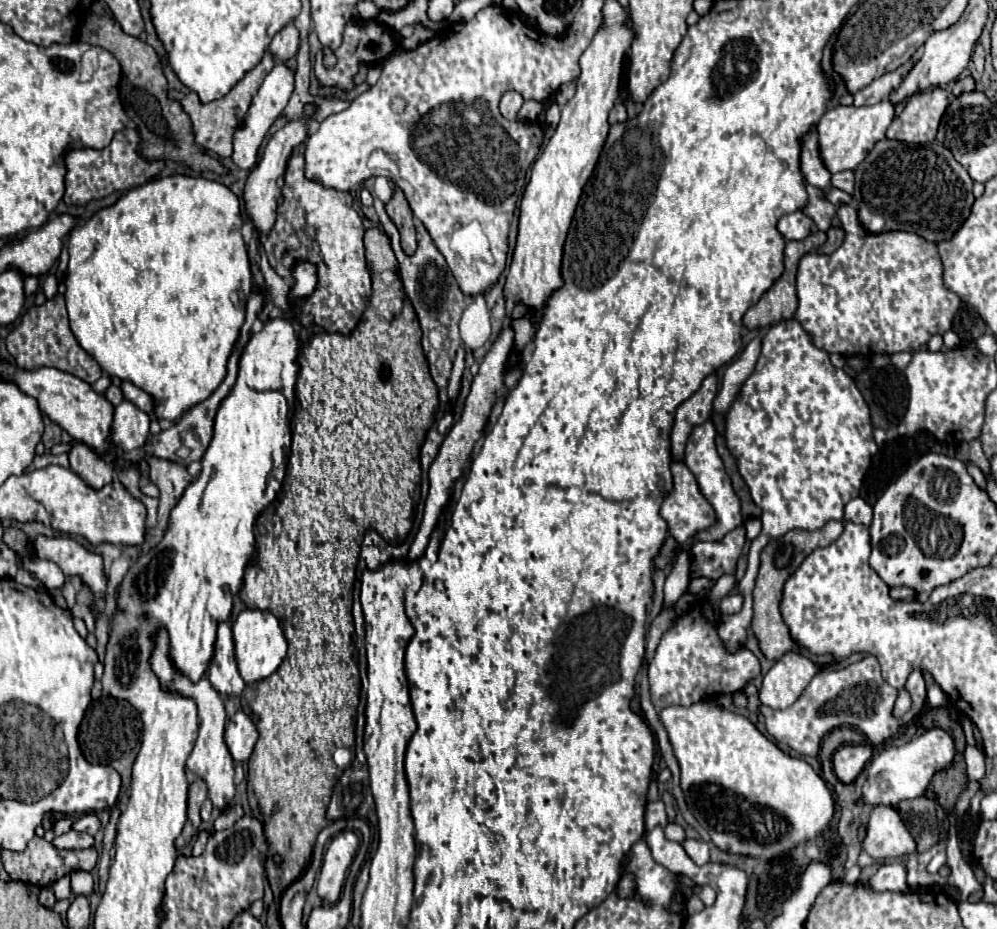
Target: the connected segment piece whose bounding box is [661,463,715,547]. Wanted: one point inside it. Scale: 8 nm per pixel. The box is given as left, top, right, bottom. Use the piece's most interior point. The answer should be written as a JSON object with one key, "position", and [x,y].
{"position":[687,512]}

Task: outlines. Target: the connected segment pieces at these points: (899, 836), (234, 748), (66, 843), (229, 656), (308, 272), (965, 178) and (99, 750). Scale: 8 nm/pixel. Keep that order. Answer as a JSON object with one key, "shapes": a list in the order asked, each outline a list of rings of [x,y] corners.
{"shapes":[[[[877,805],[869,817],[863,851],[867,851],[877,861],[899,859],[917,853],[917,843],[893,807]]],[[[237,711],[229,719],[229,723],[225,727],[225,743],[229,747],[231,757],[237,763],[249,759],[249,755],[257,743],[257,727],[249,719],[249,715],[245,715],[243,711]]],[[[71,829],[63,835],[57,835],[53,839],[53,845],[57,849],[87,849],[93,845],[93,837],[89,833],[79,833],[79,831]]],[[[223,621],[217,627],[217,641],[213,659],[207,669],[207,679],[221,695],[239,695],[245,687],[245,681],[241,679],[233,655],[233,635],[231,627]]],[[[299,263],[293,269],[293,277],[295,285],[291,287],[291,299],[299,301],[301,297],[311,295],[311,291],[315,289],[315,267],[311,263]]],[[[883,139],[879,141],[873,151],[865,157],[865,161],[855,169],[855,201],[859,203],[859,219],[871,233],[883,233],[883,231],[911,231],[921,235],[927,241],[939,243],[947,237],[953,237],[953,233],[963,225],[963,221],[969,217],[971,205],[975,201],[973,197],[973,179],[969,173],[955,161],[953,153],[943,147],[941,143],[905,143],[905,141],[893,141]]],[[[101,697],[89,705],[89,709],[81,721],[79,745],[81,745],[83,757],[87,757],[89,763],[111,765],[121,775],[123,789],[127,791],[131,785],[131,767],[141,749],[141,735],[143,735],[141,715],[129,701]]]]}

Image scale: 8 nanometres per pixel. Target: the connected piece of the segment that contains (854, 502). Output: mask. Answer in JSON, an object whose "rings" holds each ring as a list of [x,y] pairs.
{"rings":[[[857,497],[857,499],[851,499],[845,505],[843,519],[851,521],[851,523],[859,523],[859,525],[869,525],[871,523],[871,515],[873,515],[873,509],[863,499]]]}

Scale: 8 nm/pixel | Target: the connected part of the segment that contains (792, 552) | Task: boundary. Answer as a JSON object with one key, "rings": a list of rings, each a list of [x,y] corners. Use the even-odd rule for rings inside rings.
{"rings":[[[829,521],[823,529],[817,529],[817,531],[803,531],[803,529],[793,529],[789,533],[785,533],[783,537],[777,537],[777,539],[771,539],[767,543],[767,547],[763,549],[761,553],[761,567],[759,567],[759,575],[757,575],[757,583],[755,583],[755,589],[753,589],[753,633],[749,634],[747,640],[747,648],[753,652],[756,656],[759,656],[759,660],[763,669],[767,669],[766,661],[763,661],[765,657],[783,657],[785,653],[789,651],[797,651],[797,653],[803,653],[803,655],[811,655],[807,649],[799,647],[791,635],[789,635],[789,627],[785,625],[783,617],[781,617],[781,611],[779,611],[779,605],[781,605],[781,599],[783,599],[783,585],[785,581],[801,567],[803,559],[819,549],[819,547],[827,547],[831,545],[833,541],[839,539],[839,535],[843,533],[843,521]],[[757,637],[757,639],[755,638]],[[759,641],[759,645],[758,645]],[[763,651],[763,654],[761,654]]]}

